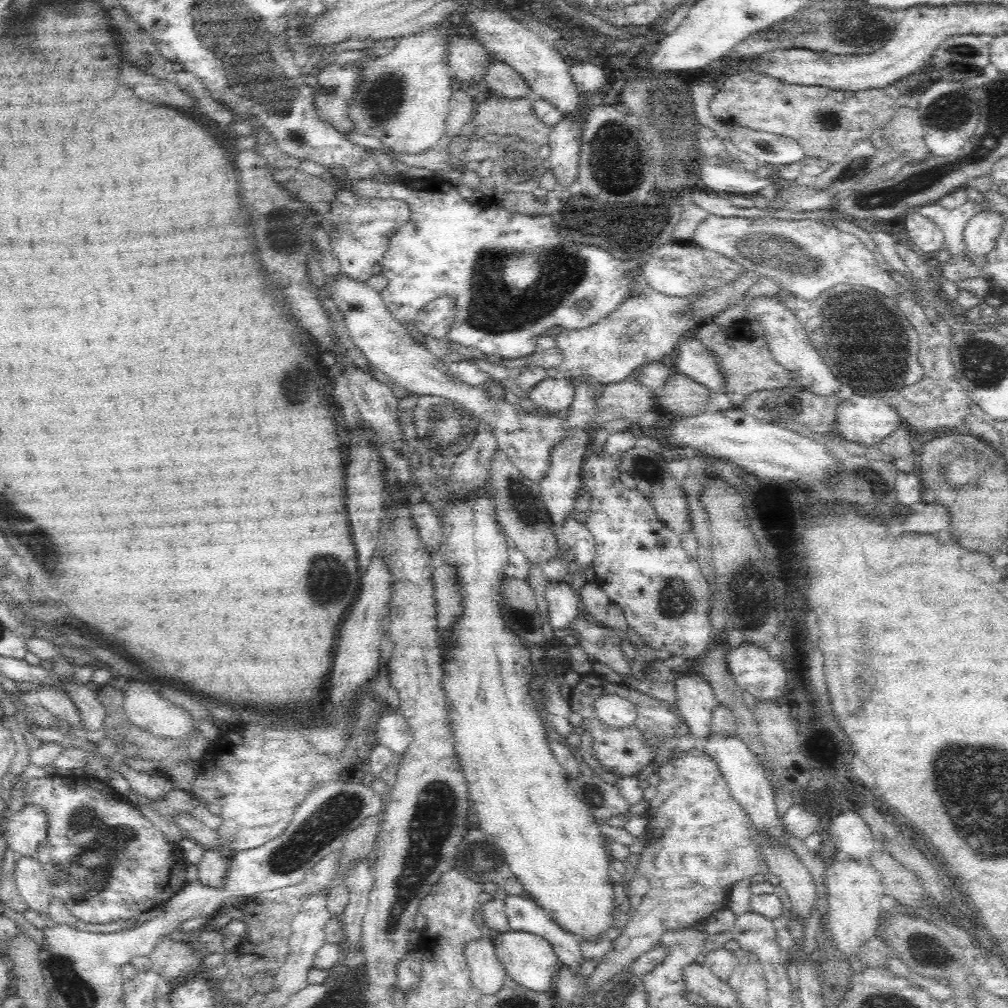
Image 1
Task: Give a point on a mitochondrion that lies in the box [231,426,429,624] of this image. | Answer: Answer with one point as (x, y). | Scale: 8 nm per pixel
(338, 586)

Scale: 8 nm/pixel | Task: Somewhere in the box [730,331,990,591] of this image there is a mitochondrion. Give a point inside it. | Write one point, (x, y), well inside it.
(855, 481)

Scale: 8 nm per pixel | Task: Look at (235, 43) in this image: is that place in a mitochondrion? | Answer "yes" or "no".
yes

